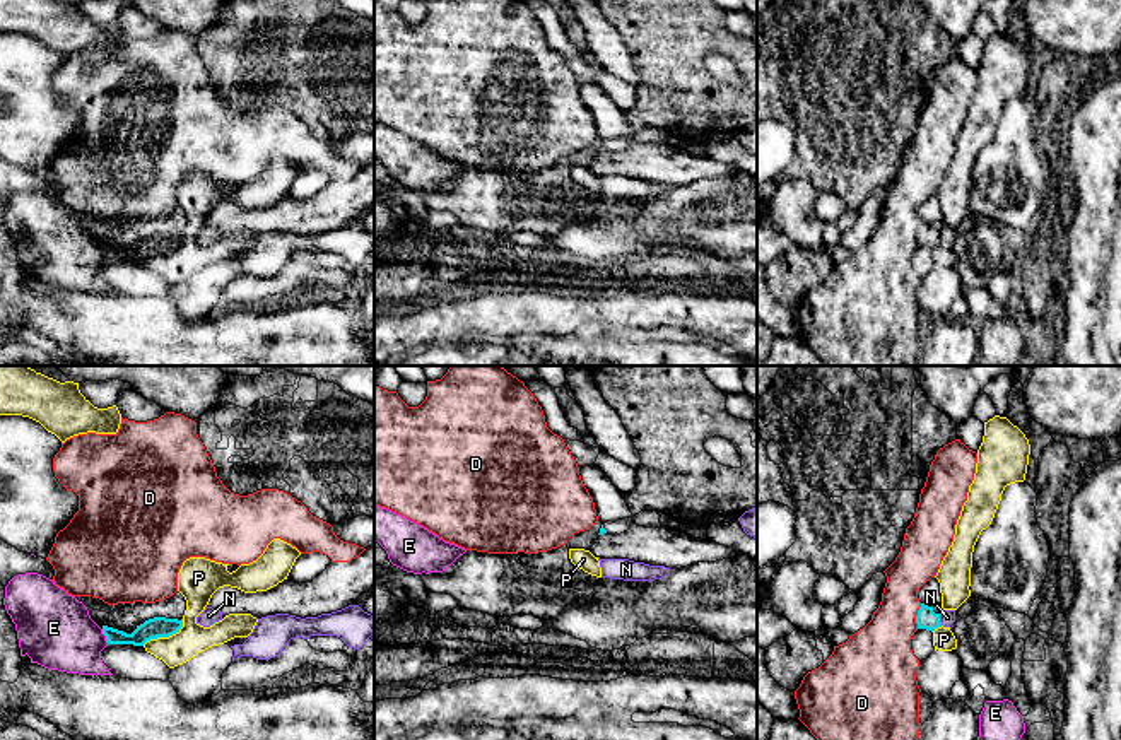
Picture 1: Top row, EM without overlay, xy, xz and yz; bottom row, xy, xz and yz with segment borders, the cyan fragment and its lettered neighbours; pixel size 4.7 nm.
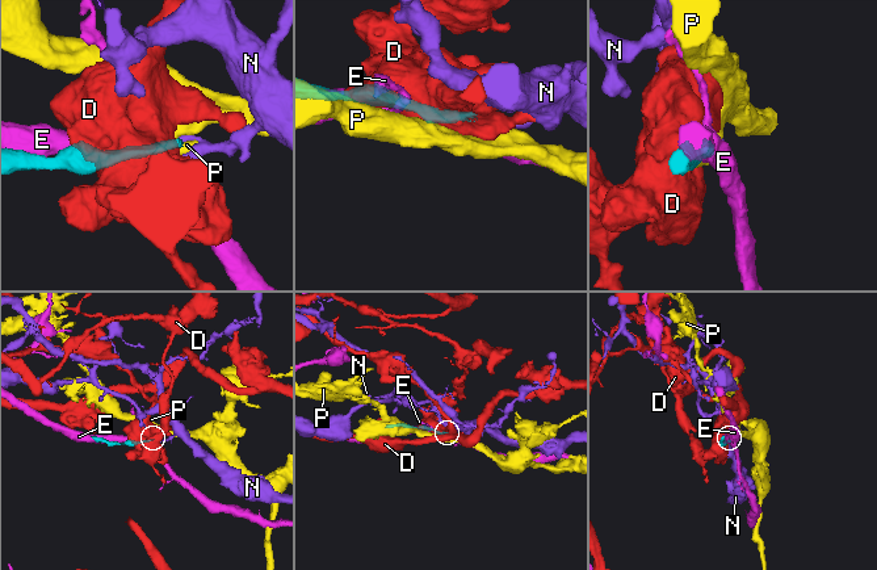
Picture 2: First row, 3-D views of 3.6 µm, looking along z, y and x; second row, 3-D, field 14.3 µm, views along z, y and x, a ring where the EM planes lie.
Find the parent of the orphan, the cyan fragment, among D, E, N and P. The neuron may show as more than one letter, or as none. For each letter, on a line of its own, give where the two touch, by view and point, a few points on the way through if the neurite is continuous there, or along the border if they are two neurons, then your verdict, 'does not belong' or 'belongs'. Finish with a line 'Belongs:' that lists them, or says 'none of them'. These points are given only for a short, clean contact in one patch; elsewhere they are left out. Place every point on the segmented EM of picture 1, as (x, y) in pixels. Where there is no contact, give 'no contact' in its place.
D: contact yz (916, 616); does not belong
E: contact xy (105, 634); does not belong
N: contact yz (939, 619); border yz (939, 614), (942, 624); does not belong
P: contact xy (164, 636); does not belong
Belongs: none of them

